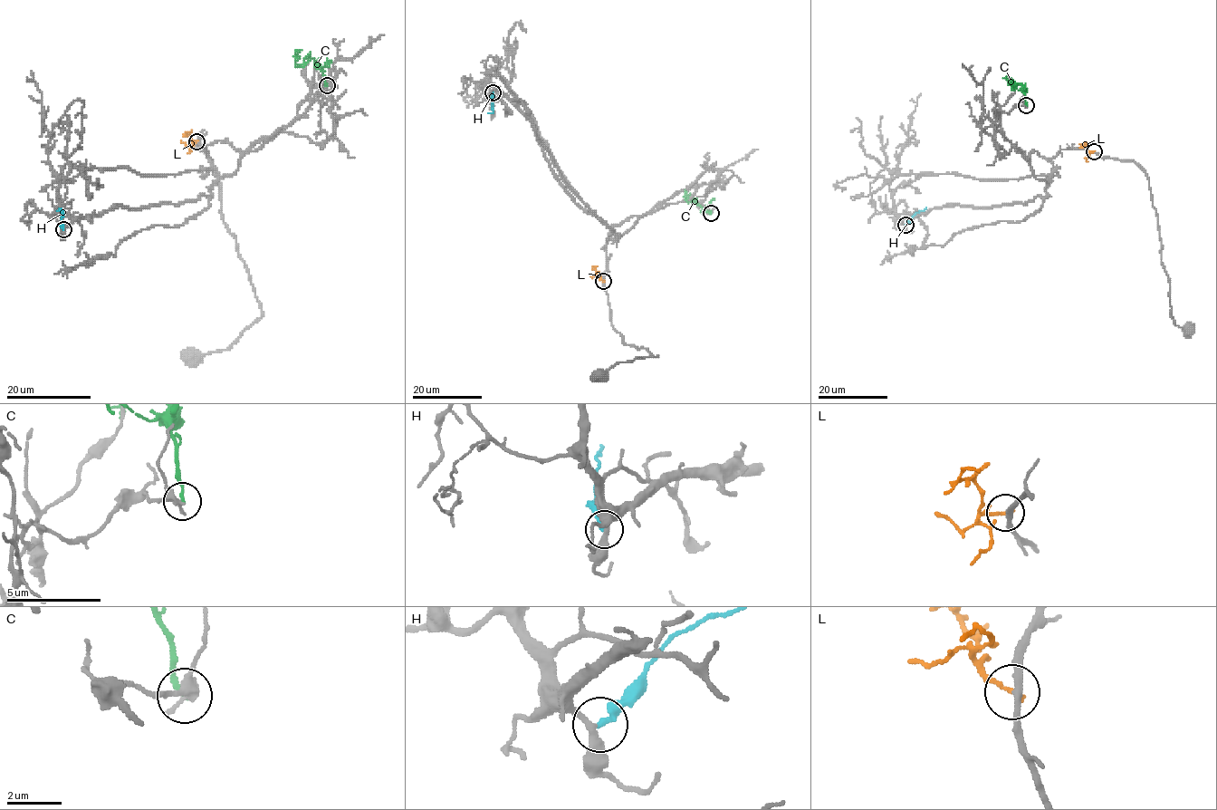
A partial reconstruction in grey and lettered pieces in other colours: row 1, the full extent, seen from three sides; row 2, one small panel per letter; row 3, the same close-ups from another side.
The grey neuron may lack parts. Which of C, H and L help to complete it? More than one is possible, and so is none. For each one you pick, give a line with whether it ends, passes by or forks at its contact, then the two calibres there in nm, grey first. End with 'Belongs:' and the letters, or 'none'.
H: It ends there. Thickness 280 nm (grey) against 320 nm
Belongs: H

